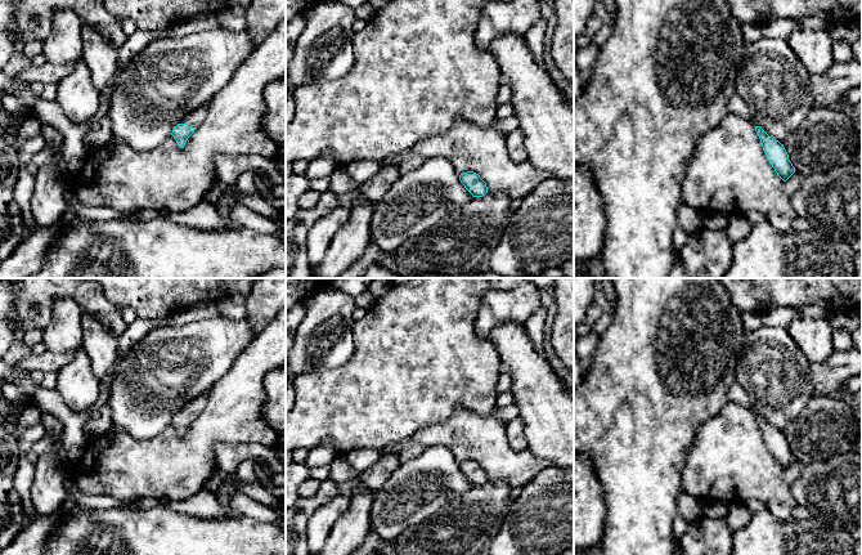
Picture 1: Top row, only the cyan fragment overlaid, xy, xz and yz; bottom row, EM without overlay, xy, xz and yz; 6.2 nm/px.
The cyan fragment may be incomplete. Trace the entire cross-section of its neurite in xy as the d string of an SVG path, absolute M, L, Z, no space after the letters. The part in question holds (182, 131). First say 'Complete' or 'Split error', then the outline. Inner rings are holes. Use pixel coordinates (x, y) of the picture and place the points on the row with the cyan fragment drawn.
Split error. M207 104L198 107L187 115L180 122L174 126L171 135L176 140L180 148L184 148L188 138L194 133L194 130L203 122L207 113Z

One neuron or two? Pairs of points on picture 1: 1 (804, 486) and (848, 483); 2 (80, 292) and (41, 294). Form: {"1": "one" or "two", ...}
{"1": "one", "2": "one"}

